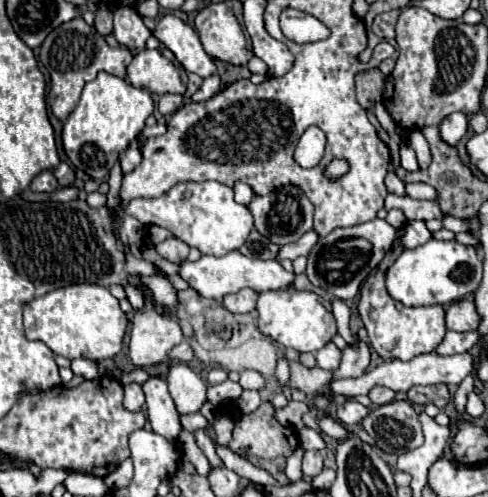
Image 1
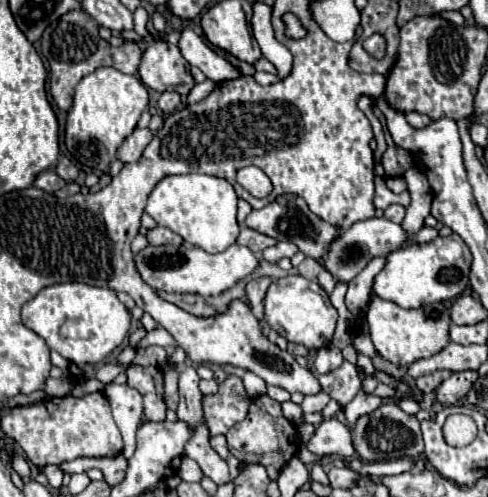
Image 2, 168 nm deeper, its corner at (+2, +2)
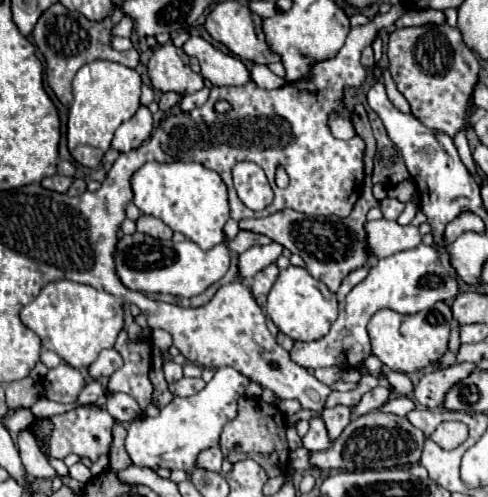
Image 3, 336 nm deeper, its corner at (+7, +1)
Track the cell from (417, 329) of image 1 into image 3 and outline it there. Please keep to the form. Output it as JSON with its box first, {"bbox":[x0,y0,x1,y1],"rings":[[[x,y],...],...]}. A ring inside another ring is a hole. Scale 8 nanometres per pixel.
{"bbox":[368,303,452,373],"rings":[[[436,303],[428,311],[420,311],[416,315],[400,315],[392,309],[380,309],[368,323],[372,353],[392,371],[414,373],[430,367],[440,361],[440,357],[448,351],[450,339],[450,323],[452,311],[446,303]]]}

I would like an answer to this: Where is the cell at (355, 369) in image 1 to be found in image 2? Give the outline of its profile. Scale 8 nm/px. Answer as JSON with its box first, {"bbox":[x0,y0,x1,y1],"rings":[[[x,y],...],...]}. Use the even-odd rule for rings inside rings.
{"bbox":[317,360,361,406],"rings":[[[347,360],[337,370],[319,374],[317,378],[319,378],[321,390],[327,392],[331,398],[335,398],[341,406],[345,406],[345,402],[353,400],[361,390],[361,380],[357,376],[357,368],[355,368],[355,364],[351,364]]]}

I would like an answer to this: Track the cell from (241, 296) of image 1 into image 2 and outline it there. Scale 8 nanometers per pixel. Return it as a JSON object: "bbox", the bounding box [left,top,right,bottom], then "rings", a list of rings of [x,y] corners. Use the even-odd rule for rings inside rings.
{"bbox":[245,278,271,320],"rings":[[[257,278],[257,280],[247,282],[247,286],[245,286],[249,304],[255,308],[255,316],[259,320],[262,320],[264,316],[263,298],[265,298],[265,292],[267,292],[269,284],[271,284],[269,278]]]}

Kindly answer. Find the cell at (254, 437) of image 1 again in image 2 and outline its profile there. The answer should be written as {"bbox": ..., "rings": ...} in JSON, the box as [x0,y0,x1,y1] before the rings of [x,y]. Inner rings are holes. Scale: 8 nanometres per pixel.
{"bbox":[227,394,301,480],"rings":[[[263,394],[263,396],[257,396],[251,400],[247,418],[227,432],[227,444],[229,444],[229,452],[239,462],[263,464],[267,468],[269,478],[275,480],[279,476],[281,468],[285,466],[285,462],[289,462],[289,458],[293,458],[297,454],[297,450],[301,446],[301,434],[297,432],[297,426],[291,424],[283,416],[279,402],[275,402],[273,398]]]}

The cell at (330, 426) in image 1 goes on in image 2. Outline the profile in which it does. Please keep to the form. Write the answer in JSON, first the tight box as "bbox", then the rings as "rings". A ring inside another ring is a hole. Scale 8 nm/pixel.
{"bbox":[281,402,303,424],"rings":[[[283,402],[281,404],[281,410],[283,410],[283,414],[285,414],[285,418],[289,420],[289,422],[293,422],[293,424],[301,424],[303,422],[303,410],[301,410],[301,406],[299,404],[295,404],[295,402]]]}

